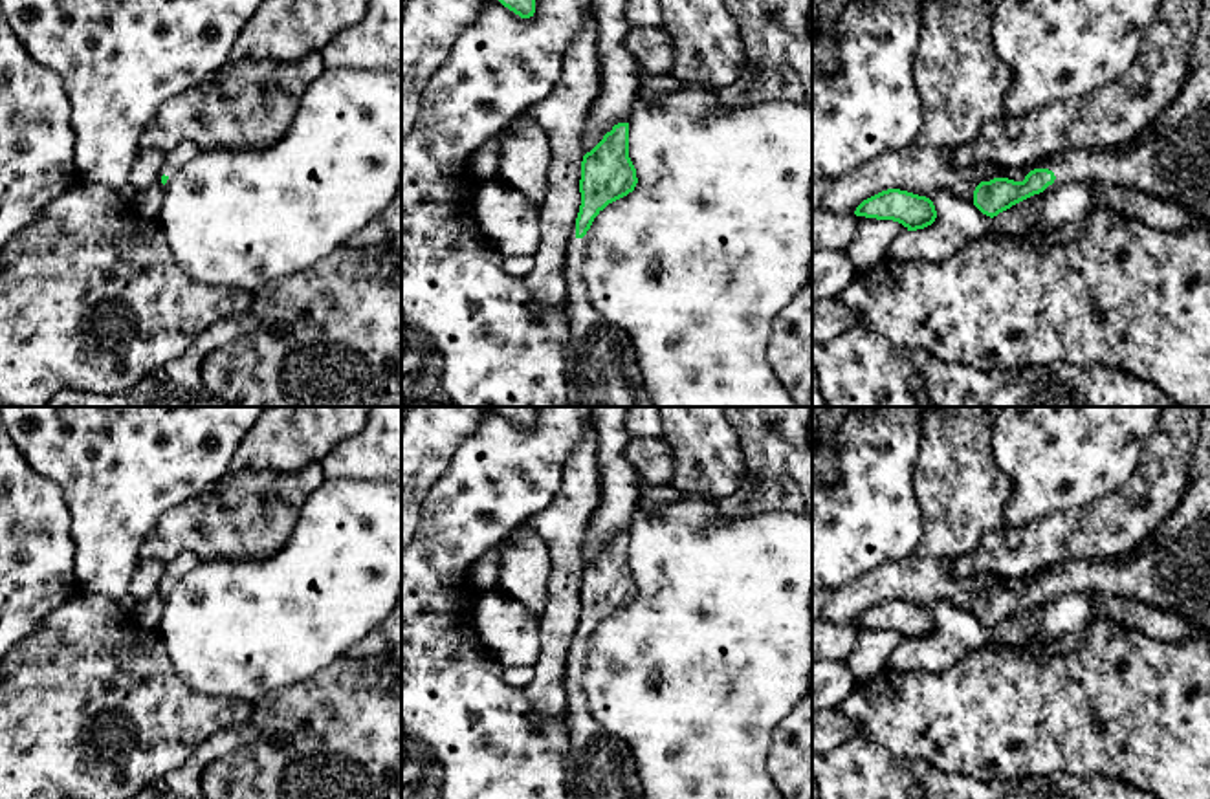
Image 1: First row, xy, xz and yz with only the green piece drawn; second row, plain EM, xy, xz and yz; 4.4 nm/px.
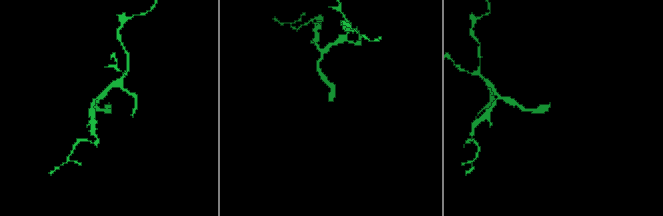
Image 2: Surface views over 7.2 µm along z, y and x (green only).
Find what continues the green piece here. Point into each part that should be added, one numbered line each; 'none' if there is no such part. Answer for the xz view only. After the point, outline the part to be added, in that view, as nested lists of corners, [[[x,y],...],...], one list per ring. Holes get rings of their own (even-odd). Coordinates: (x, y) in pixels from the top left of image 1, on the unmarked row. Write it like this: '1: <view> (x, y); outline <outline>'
1: xz (598, 765); outline [[[576,649],[566,667],[570,748],[565,759],[566,799],[645,799],[629,746],[603,729],[588,711],[581,685],[585,654]]]

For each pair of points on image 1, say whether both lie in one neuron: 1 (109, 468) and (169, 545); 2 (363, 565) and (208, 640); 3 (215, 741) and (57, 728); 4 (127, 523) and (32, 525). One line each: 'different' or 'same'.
1: different
2: same
3: different
4: different

